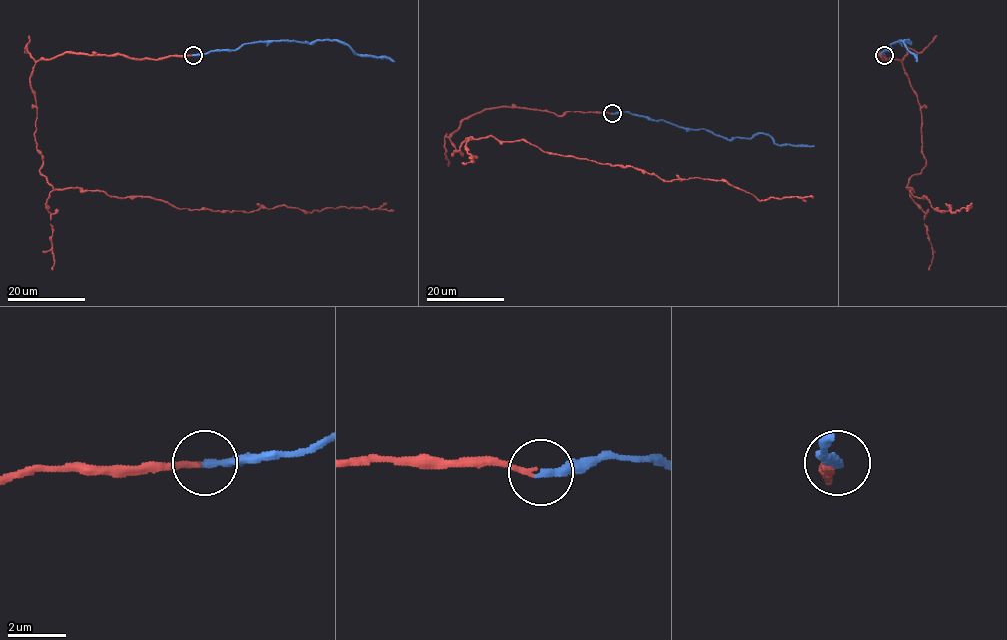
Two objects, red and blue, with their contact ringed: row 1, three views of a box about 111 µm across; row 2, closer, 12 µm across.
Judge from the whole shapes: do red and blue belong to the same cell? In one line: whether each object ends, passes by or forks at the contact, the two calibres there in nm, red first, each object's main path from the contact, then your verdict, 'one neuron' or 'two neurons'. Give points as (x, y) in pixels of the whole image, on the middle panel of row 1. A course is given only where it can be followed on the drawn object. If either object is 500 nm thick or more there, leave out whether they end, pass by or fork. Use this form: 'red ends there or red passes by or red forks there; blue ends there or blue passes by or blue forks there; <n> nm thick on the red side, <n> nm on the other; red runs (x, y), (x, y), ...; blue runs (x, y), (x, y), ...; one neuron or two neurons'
red ends there; blue ends there; 190 nm thick on the red side, 280 nm on the other; red runs (612, 114), (496, 107), (449, 139), (463, 155), (494, 136), (760, 200), (813, 197); blue runs (612, 114), (628, 112), (694, 129), (707, 129), (728, 140), (765, 133), (779, 145), (814, 146); one neuron

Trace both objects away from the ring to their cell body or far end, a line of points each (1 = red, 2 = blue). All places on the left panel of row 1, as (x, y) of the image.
1: (193, 55), (64, 52), (40, 59), (29, 77), (40, 173), (55, 189), (152, 197), (179, 208), (393, 209)
2: (193, 55), (235, 50), (258, 41), (331, 39), (346, 44), (359, 55), (390, 57), (394, 61)

